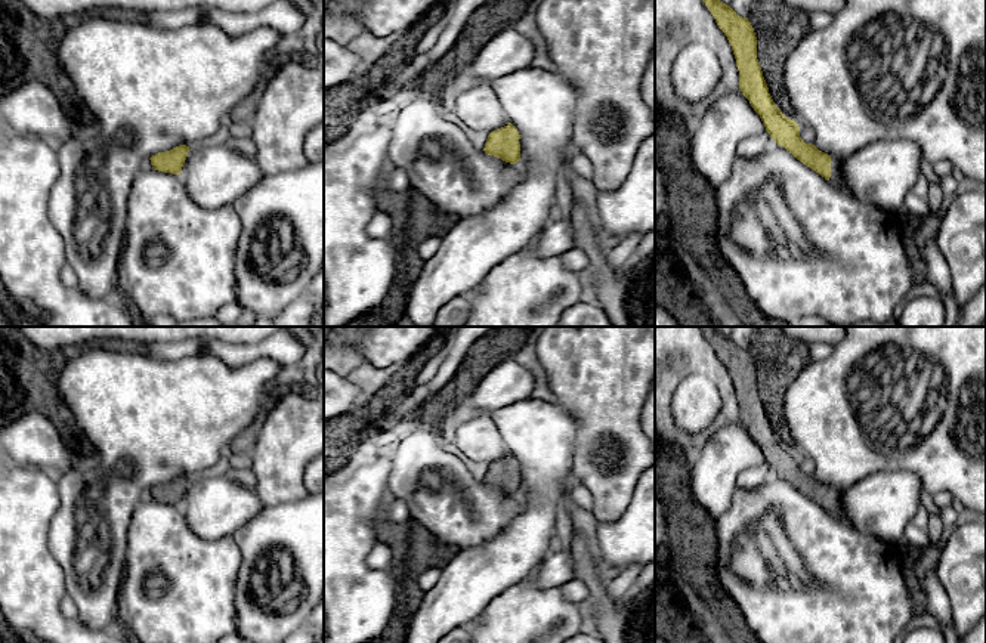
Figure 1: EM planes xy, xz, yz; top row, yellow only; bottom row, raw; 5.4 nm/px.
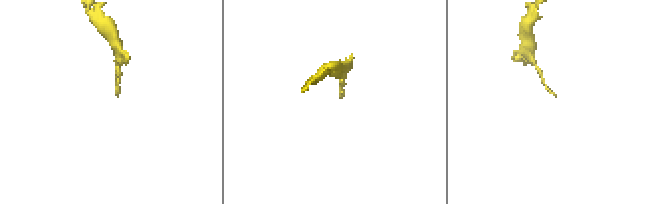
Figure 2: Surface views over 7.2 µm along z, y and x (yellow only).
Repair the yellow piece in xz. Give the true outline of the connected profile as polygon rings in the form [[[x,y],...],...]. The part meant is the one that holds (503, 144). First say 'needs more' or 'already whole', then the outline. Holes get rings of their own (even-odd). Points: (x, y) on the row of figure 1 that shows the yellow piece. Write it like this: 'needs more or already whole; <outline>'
already whole; [[[509,123],[488,135],[485,154],[501,158],[506,163],[516,164],[520,160],[520,135],[517,129]]]

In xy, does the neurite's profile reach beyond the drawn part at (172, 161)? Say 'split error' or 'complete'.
complete

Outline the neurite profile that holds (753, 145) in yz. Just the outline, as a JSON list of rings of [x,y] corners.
[[[767,132],[744,139],[738,146],[738,157],[755,157],[764,152],[770,139]]]

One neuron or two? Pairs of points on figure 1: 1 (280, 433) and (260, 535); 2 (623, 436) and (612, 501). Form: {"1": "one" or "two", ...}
{"1": "two", "2": "one"}

